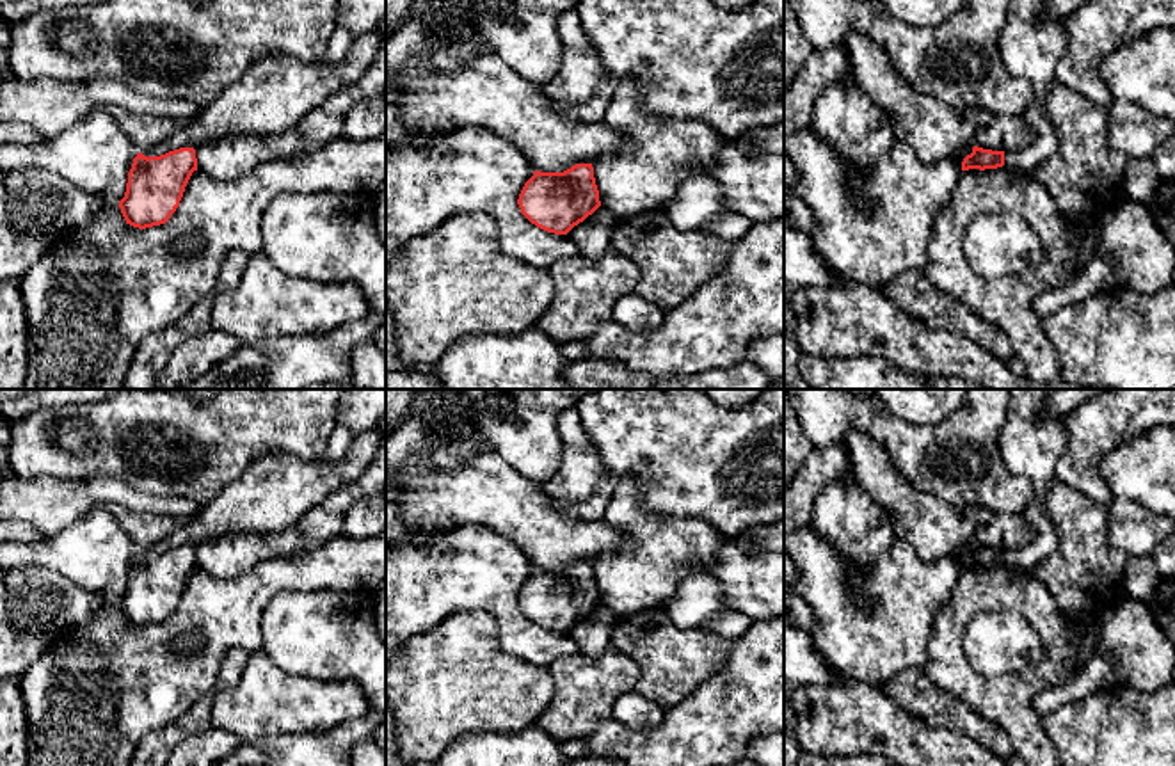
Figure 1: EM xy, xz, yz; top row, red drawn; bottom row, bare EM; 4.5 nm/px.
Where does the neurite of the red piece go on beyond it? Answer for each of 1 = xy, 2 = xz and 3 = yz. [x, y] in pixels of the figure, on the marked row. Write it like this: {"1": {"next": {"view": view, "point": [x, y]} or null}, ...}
{"1": {"next": null}, "2": {"next": null}, "3": {"next": null}}

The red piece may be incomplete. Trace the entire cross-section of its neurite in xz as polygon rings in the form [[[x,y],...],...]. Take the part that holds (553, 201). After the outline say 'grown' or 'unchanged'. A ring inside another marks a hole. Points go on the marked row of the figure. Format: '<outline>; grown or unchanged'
[[[576,164],[564,172],[535,171],[517,204],[537,227],[567,235],[601,206],[592,164]]]; unchanged

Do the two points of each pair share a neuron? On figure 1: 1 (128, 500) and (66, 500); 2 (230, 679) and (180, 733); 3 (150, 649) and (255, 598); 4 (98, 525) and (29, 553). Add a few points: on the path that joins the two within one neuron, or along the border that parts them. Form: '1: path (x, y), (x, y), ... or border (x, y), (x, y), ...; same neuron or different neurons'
1: path (112, 496), (82, 496); same neuron
2: path (212, 681), (180, 715); same neuron
3: path (176, 626), (201, 610), (228, 610); same neuron
4: path (80, 542), (71, 551), (47, 551); same neuron

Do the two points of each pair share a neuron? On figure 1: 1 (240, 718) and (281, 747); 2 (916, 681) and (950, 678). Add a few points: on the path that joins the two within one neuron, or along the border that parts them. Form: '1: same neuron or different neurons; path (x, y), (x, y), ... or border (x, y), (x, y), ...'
1: different neurons; border (306, 733), (272, 733), (242, 743)
2: same neuron; path (925, 681), (941, 681)

